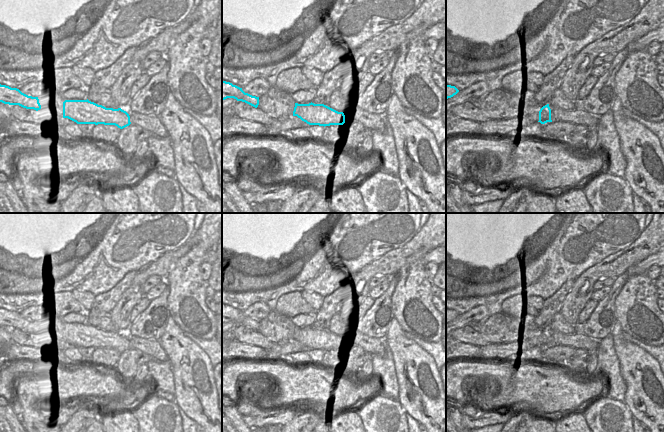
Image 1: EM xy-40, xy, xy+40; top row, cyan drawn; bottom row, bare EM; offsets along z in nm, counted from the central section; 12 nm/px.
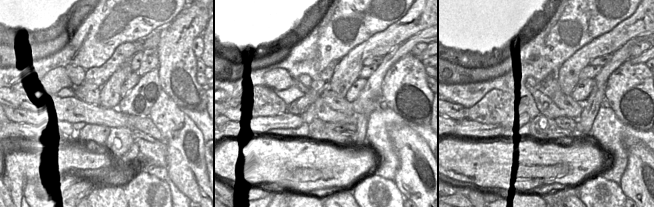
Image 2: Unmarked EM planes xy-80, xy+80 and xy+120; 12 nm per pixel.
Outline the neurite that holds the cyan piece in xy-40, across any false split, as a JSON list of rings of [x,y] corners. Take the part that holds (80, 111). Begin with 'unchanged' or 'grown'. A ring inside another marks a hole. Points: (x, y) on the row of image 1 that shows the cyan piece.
unchanged; [[[65,100],[63,118],[77,124],[115,125],[123,129],[131,124],[129,114],[121,108],[106,108],[87,100]]]

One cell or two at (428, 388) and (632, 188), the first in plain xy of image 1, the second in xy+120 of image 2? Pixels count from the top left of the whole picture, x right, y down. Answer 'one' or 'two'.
one

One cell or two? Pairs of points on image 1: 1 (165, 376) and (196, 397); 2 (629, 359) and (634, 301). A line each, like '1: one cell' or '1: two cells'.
1: two cells
2: two cells

